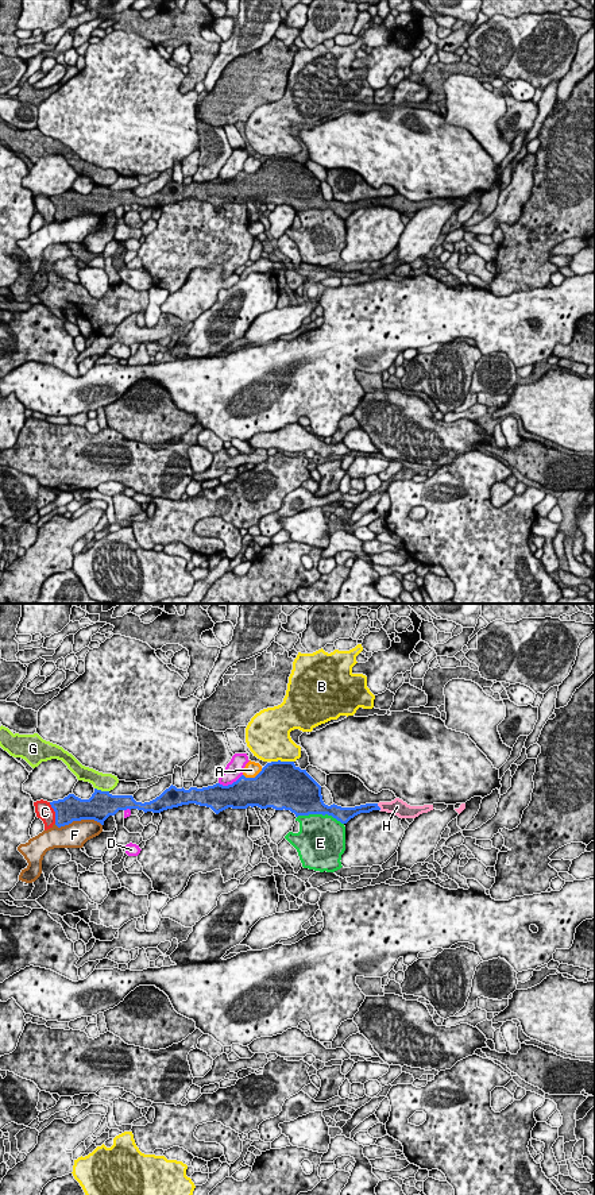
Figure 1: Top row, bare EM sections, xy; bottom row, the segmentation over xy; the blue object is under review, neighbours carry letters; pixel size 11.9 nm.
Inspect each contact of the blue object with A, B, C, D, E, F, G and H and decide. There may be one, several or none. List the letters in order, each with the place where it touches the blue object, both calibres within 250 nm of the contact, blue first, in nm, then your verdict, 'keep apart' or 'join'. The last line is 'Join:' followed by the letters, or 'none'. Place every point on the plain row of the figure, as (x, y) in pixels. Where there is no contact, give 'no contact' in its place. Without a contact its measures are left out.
A: meets blue in xy at (252, 173); 460 nm thick on the blue side, 180 nm on the other; keep apart
B: meets blue in xy at (282, 157); 500 nm thick on the blue side, 420 nm on the other; keep apart
C: meets blue in xy at (55, 208); 300 nm thick on the blue side, 200 nm on the other; keep apart
D: meets blue in xy at (230, 180); 360 nm thick on the blue side, 220 nm on the other; keep apart
E: meets blue in xy at (320, 208); 400 nm thick on the blue side, 460 nm on the other; keep apart
F: meets blue in xy at (78, 215); 300 nm thick on the blue side, 300 nm on the other; keep apart
G: meets blue in xy at (100, 185); 320 nm thick on the blue side, 220 nm on the other; keep apart
H: meets blue in xy at (378, 201); 120 nm thick on the blue side, 190 nm on the other; join
Join: H

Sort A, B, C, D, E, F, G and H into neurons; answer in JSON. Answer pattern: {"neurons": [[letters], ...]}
{"neurons": [["A"], ["B"], ["C"], ["D"], ["E"], ["F"], ["G"], ["H"]]}

